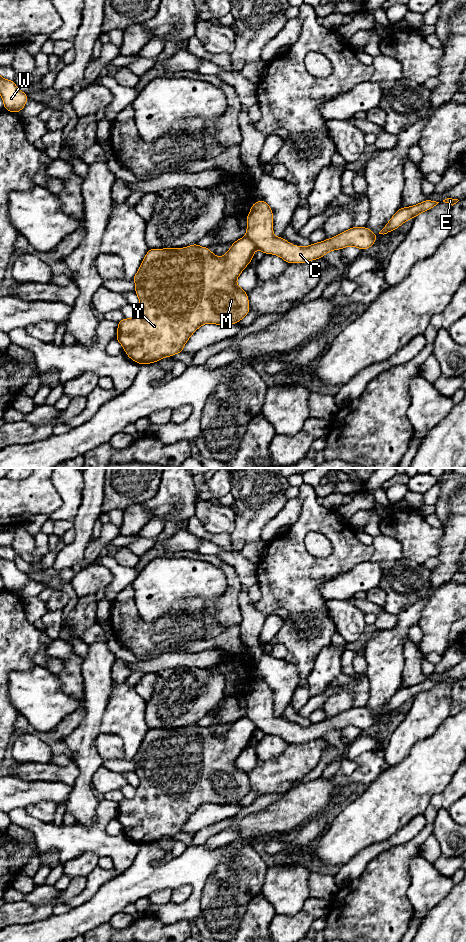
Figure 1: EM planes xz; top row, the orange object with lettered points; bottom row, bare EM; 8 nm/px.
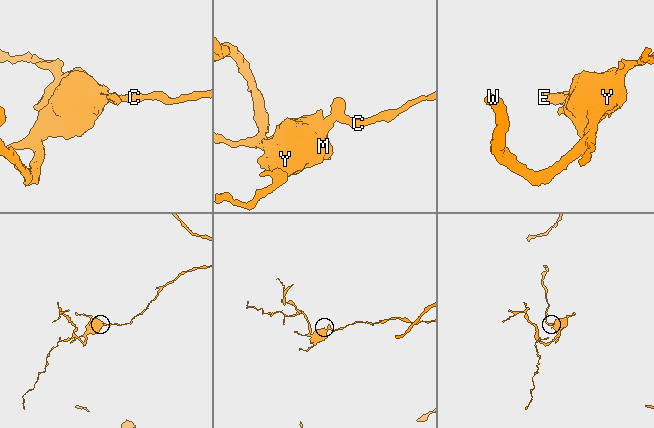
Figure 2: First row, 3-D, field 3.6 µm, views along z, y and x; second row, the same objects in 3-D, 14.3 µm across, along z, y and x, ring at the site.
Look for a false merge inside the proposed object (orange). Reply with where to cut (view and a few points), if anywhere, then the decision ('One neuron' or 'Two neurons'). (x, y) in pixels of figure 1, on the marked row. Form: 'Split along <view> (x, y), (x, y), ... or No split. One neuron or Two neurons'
Split along xz (245, 236), (256, 248). Two neurons

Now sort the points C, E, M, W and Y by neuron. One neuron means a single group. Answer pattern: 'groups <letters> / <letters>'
groups C E / M W Y

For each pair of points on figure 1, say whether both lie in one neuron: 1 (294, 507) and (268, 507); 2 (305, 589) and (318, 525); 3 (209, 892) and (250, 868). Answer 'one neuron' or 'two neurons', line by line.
1: two neurons
2: one neuron
3: one neuron

